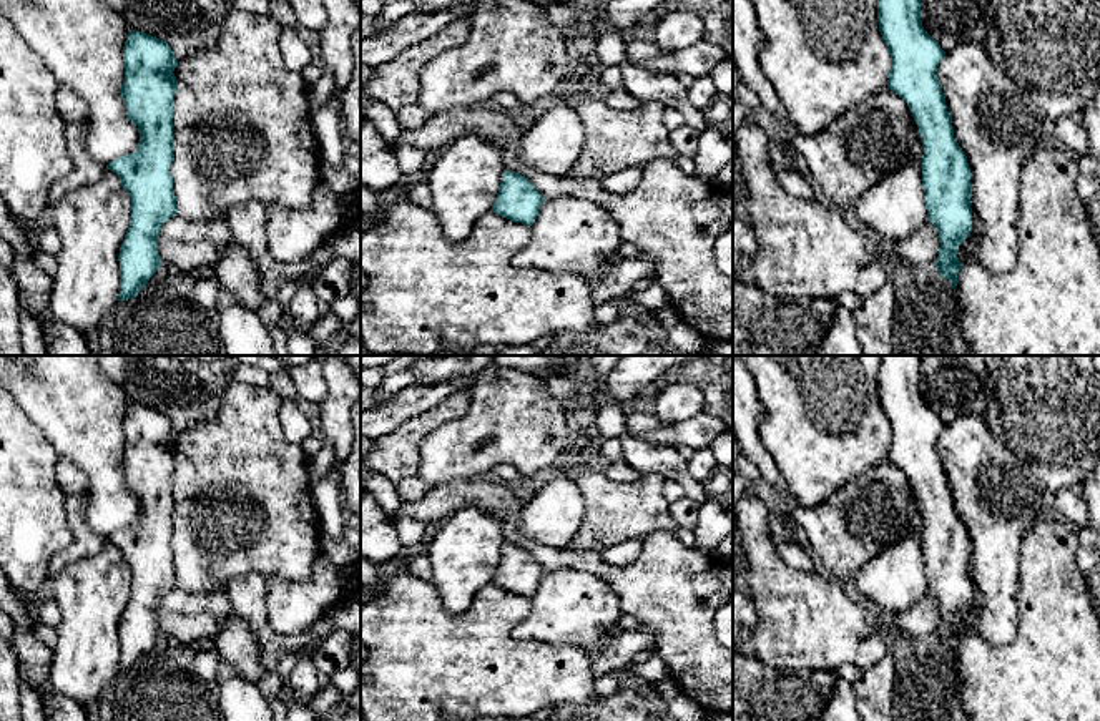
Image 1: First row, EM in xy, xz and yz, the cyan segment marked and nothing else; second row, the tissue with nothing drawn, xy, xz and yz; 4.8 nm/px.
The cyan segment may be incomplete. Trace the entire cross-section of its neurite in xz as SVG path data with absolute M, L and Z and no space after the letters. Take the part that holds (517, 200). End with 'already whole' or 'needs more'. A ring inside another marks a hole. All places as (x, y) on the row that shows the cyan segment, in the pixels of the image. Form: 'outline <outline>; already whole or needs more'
outline M505 171L492 211L525 226L532 226L545 198L522 174Z; already whole

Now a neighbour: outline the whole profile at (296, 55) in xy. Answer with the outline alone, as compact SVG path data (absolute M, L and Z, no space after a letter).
M284 28L281 32L279 50L284 65L297 73L316 60L316 53L302 42L297 28Z

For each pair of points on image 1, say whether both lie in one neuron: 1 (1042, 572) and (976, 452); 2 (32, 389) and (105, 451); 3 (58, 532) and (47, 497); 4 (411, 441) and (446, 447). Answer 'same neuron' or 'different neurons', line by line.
1: different neurons
2: same neuron
3: same neuron
4: different neurons

